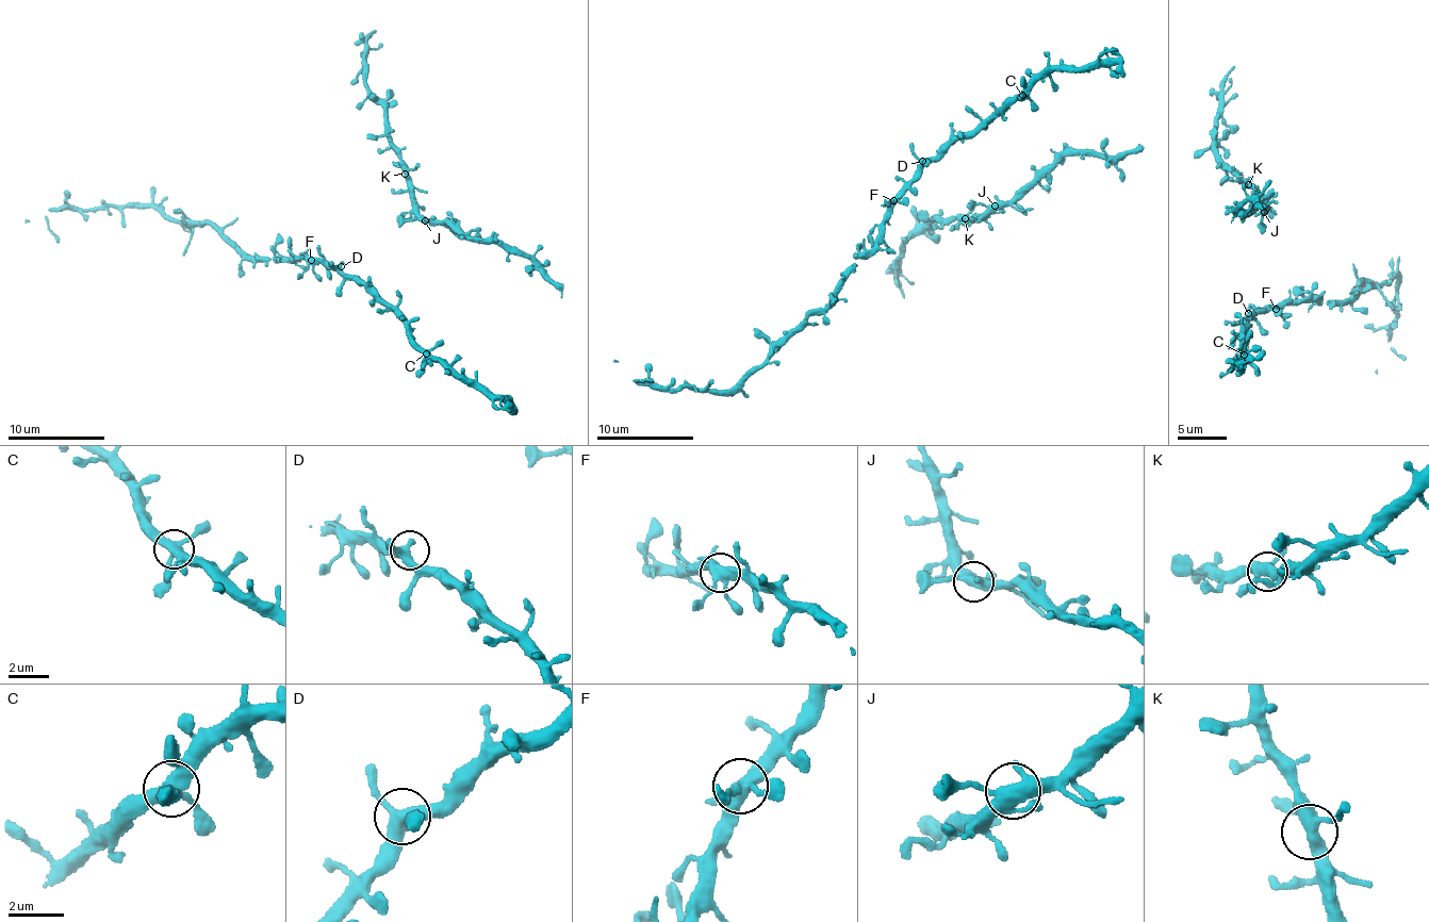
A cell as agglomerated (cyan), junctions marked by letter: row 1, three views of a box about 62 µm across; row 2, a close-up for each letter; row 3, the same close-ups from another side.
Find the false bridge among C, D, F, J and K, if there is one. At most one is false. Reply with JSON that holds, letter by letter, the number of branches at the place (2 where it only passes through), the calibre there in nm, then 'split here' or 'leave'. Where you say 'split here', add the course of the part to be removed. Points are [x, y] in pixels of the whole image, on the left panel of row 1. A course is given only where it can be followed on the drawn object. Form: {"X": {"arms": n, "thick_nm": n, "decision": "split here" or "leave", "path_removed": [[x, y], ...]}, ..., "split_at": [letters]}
{"C": {"arms": 5, "thick_nm": 420, "decision": "leave"}, "D": {"arms": 3, "thick_nm": 380, "decision": "leave"}, "F": {"arms": 5, "thick_nm": 440, "decision": "leave"}, "J": {"arms": 5, "thick_nm": 440, "decision": "leave"}, "K": {"arms": 4, "thick_nm": 420, "decision": "leave"}, "split_at": []}

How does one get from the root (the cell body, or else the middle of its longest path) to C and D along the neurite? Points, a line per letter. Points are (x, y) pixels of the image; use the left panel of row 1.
C: (306, 254), (306, 259), (354, 279), (382, 306), (391, 308), (408, 326), (408, 340), (426, 354)
D: (306, 254), (341, 266)

